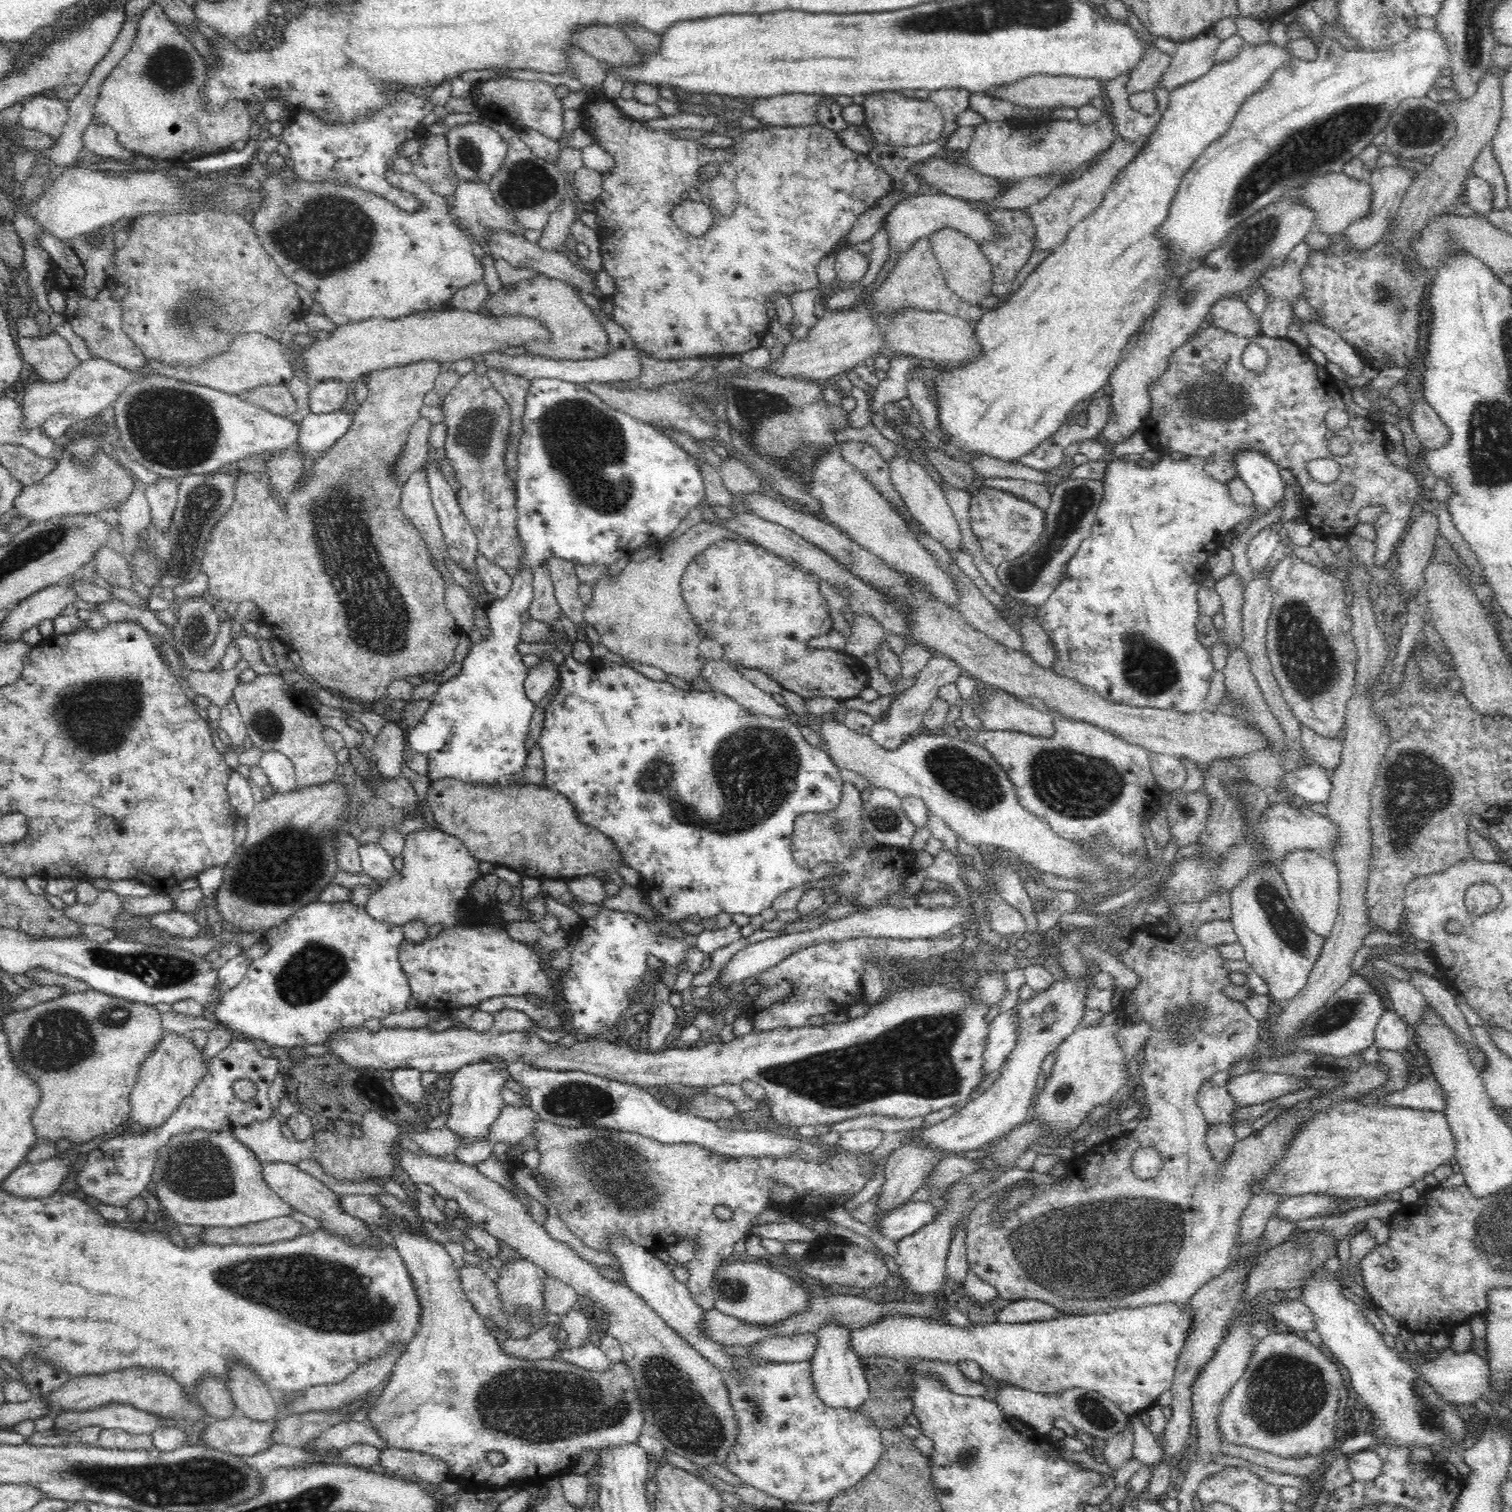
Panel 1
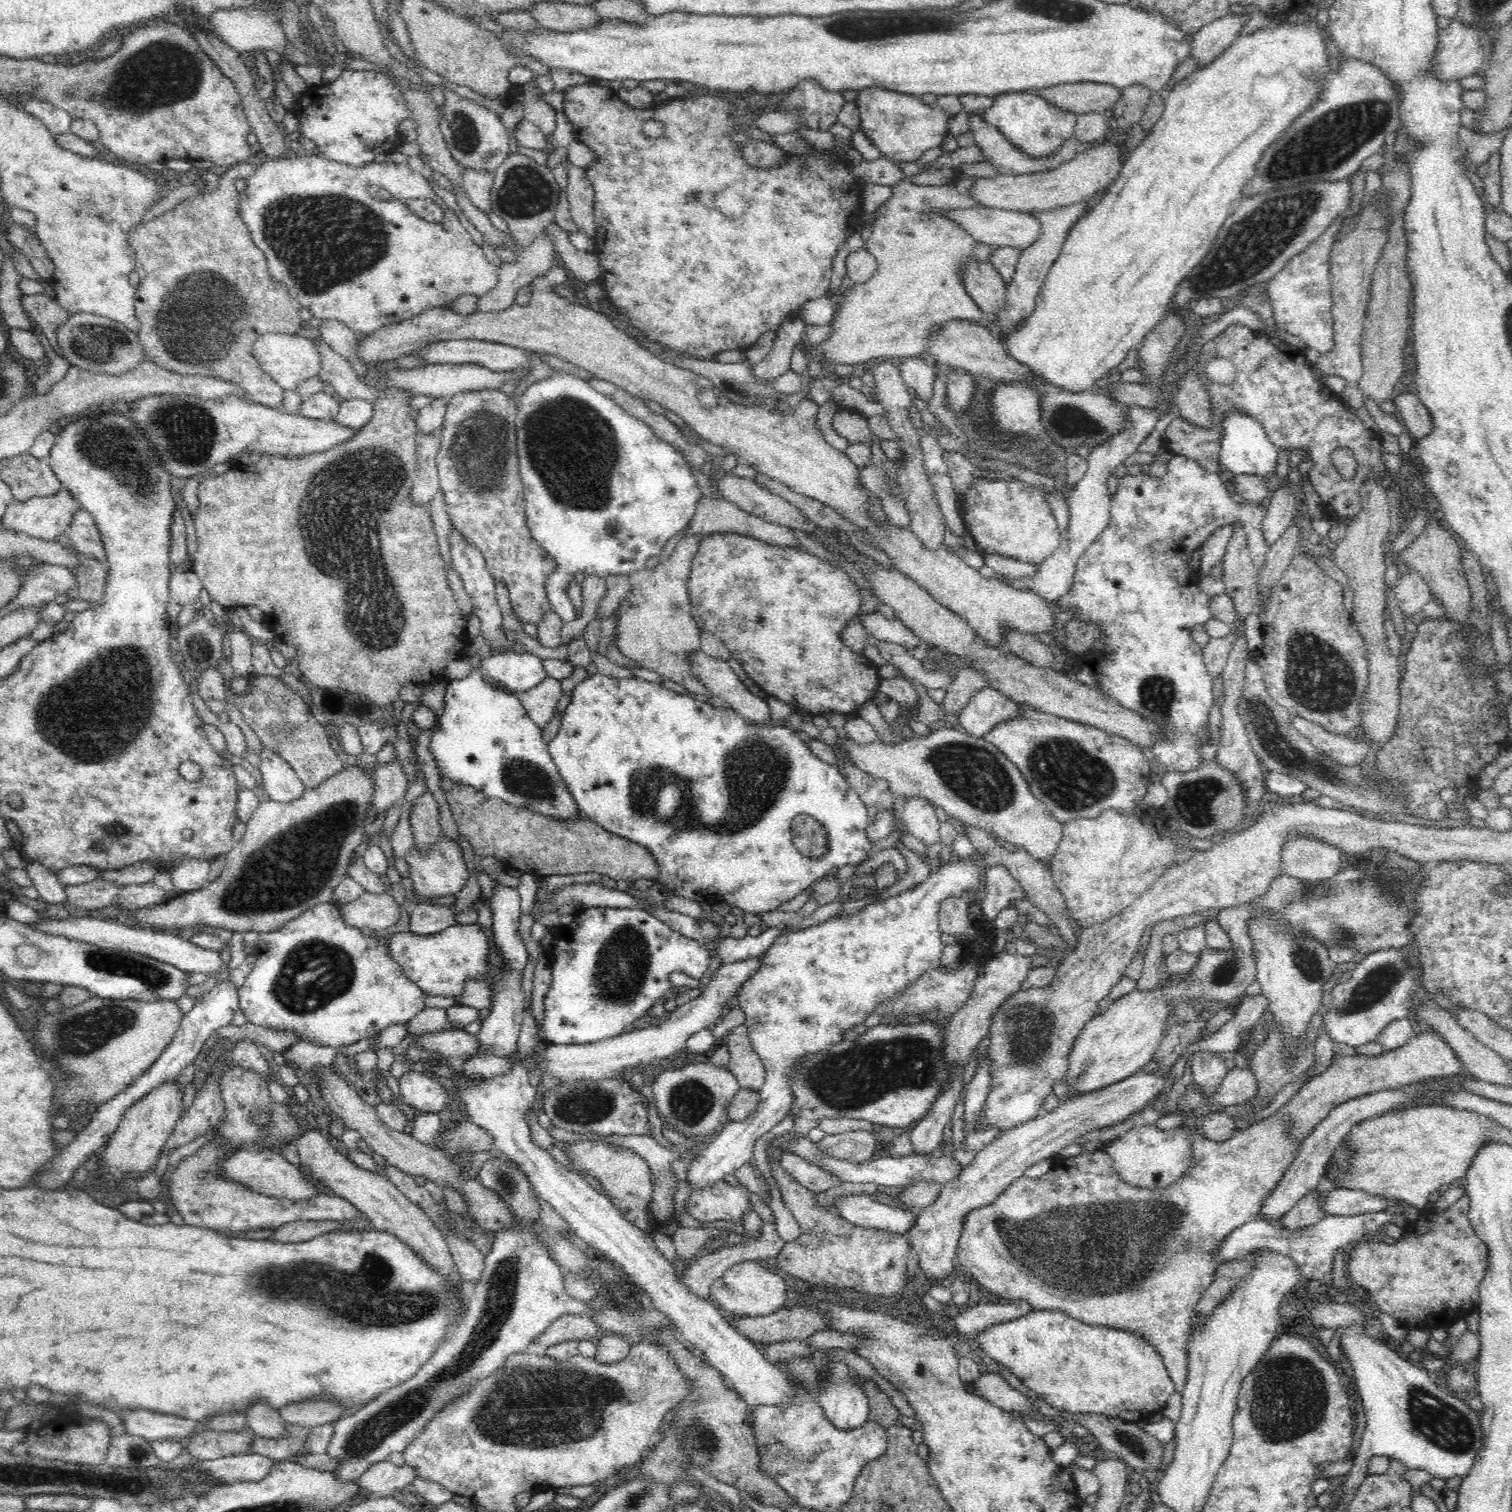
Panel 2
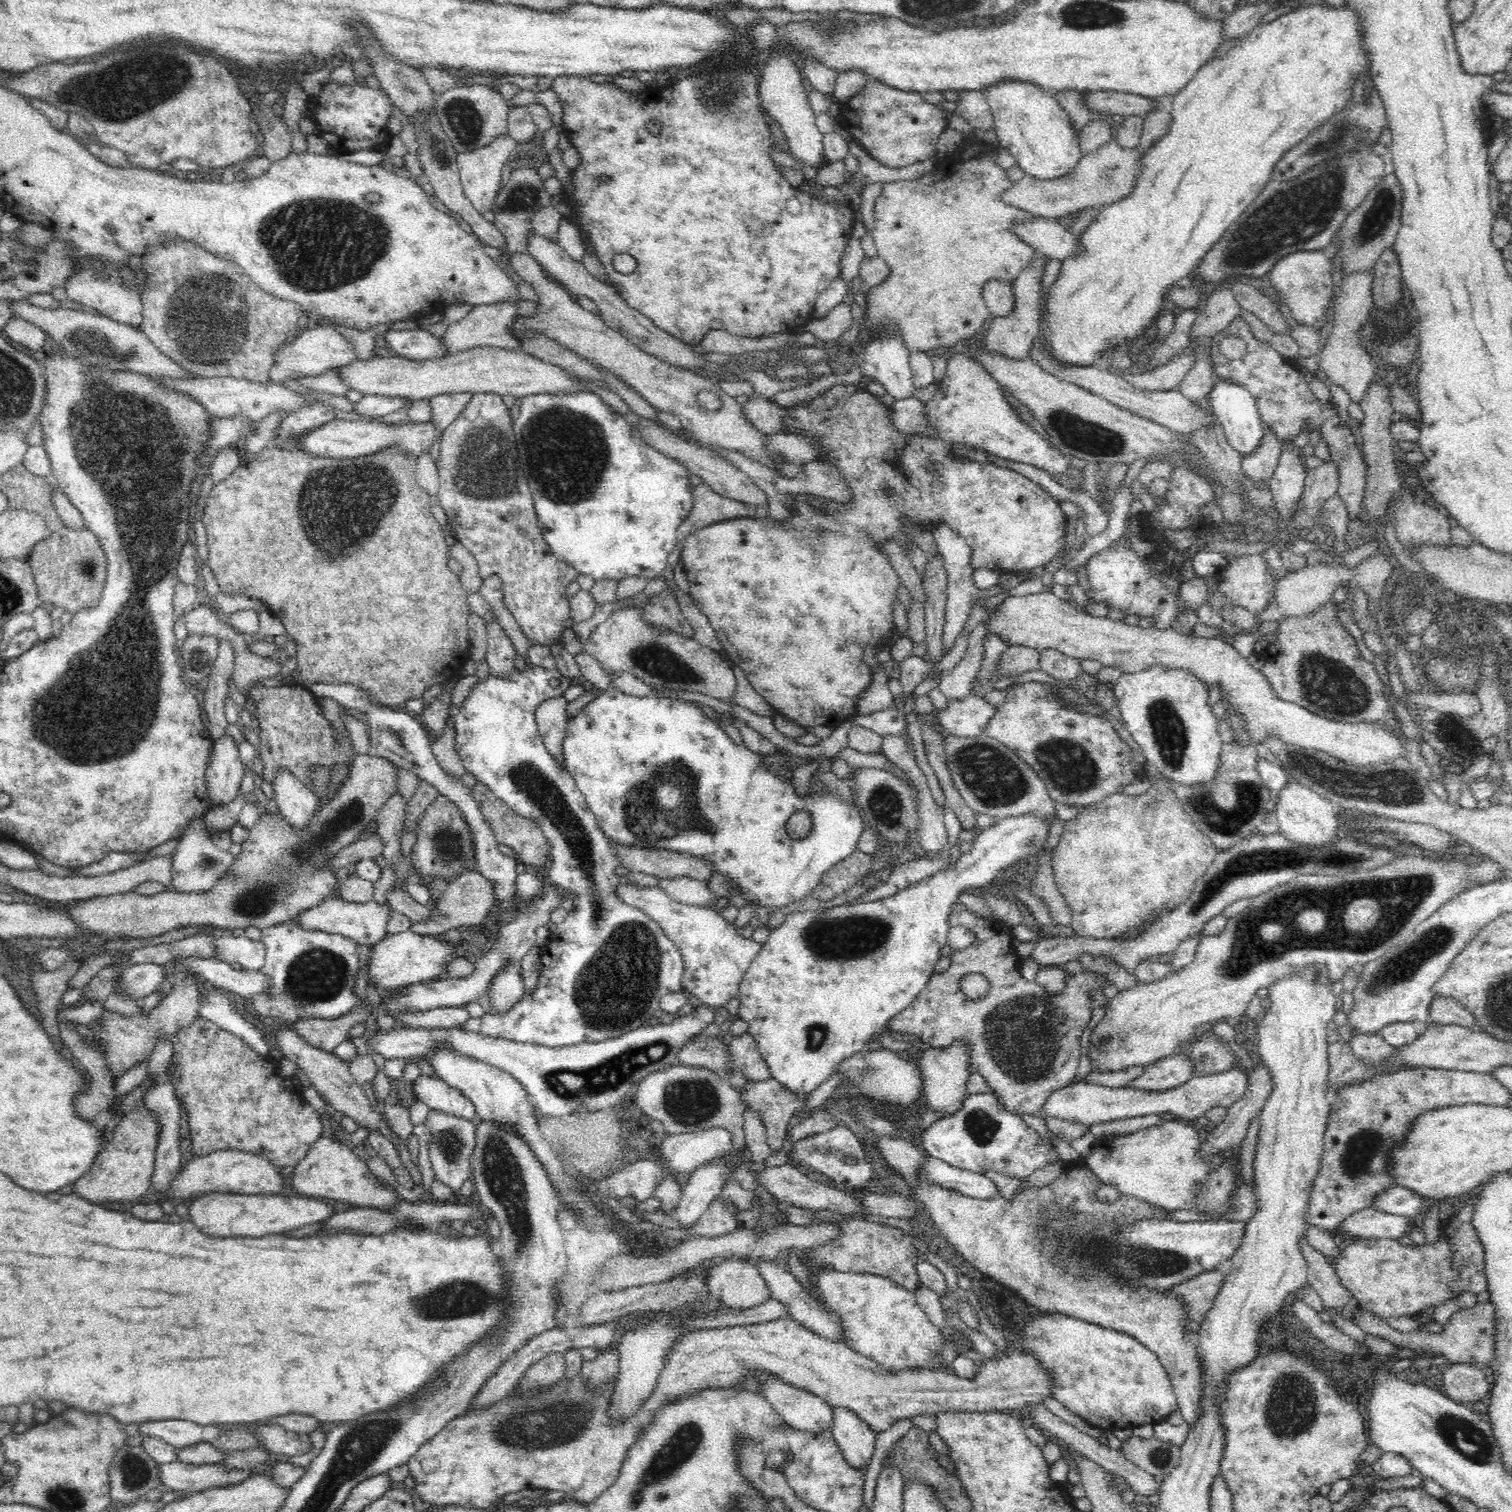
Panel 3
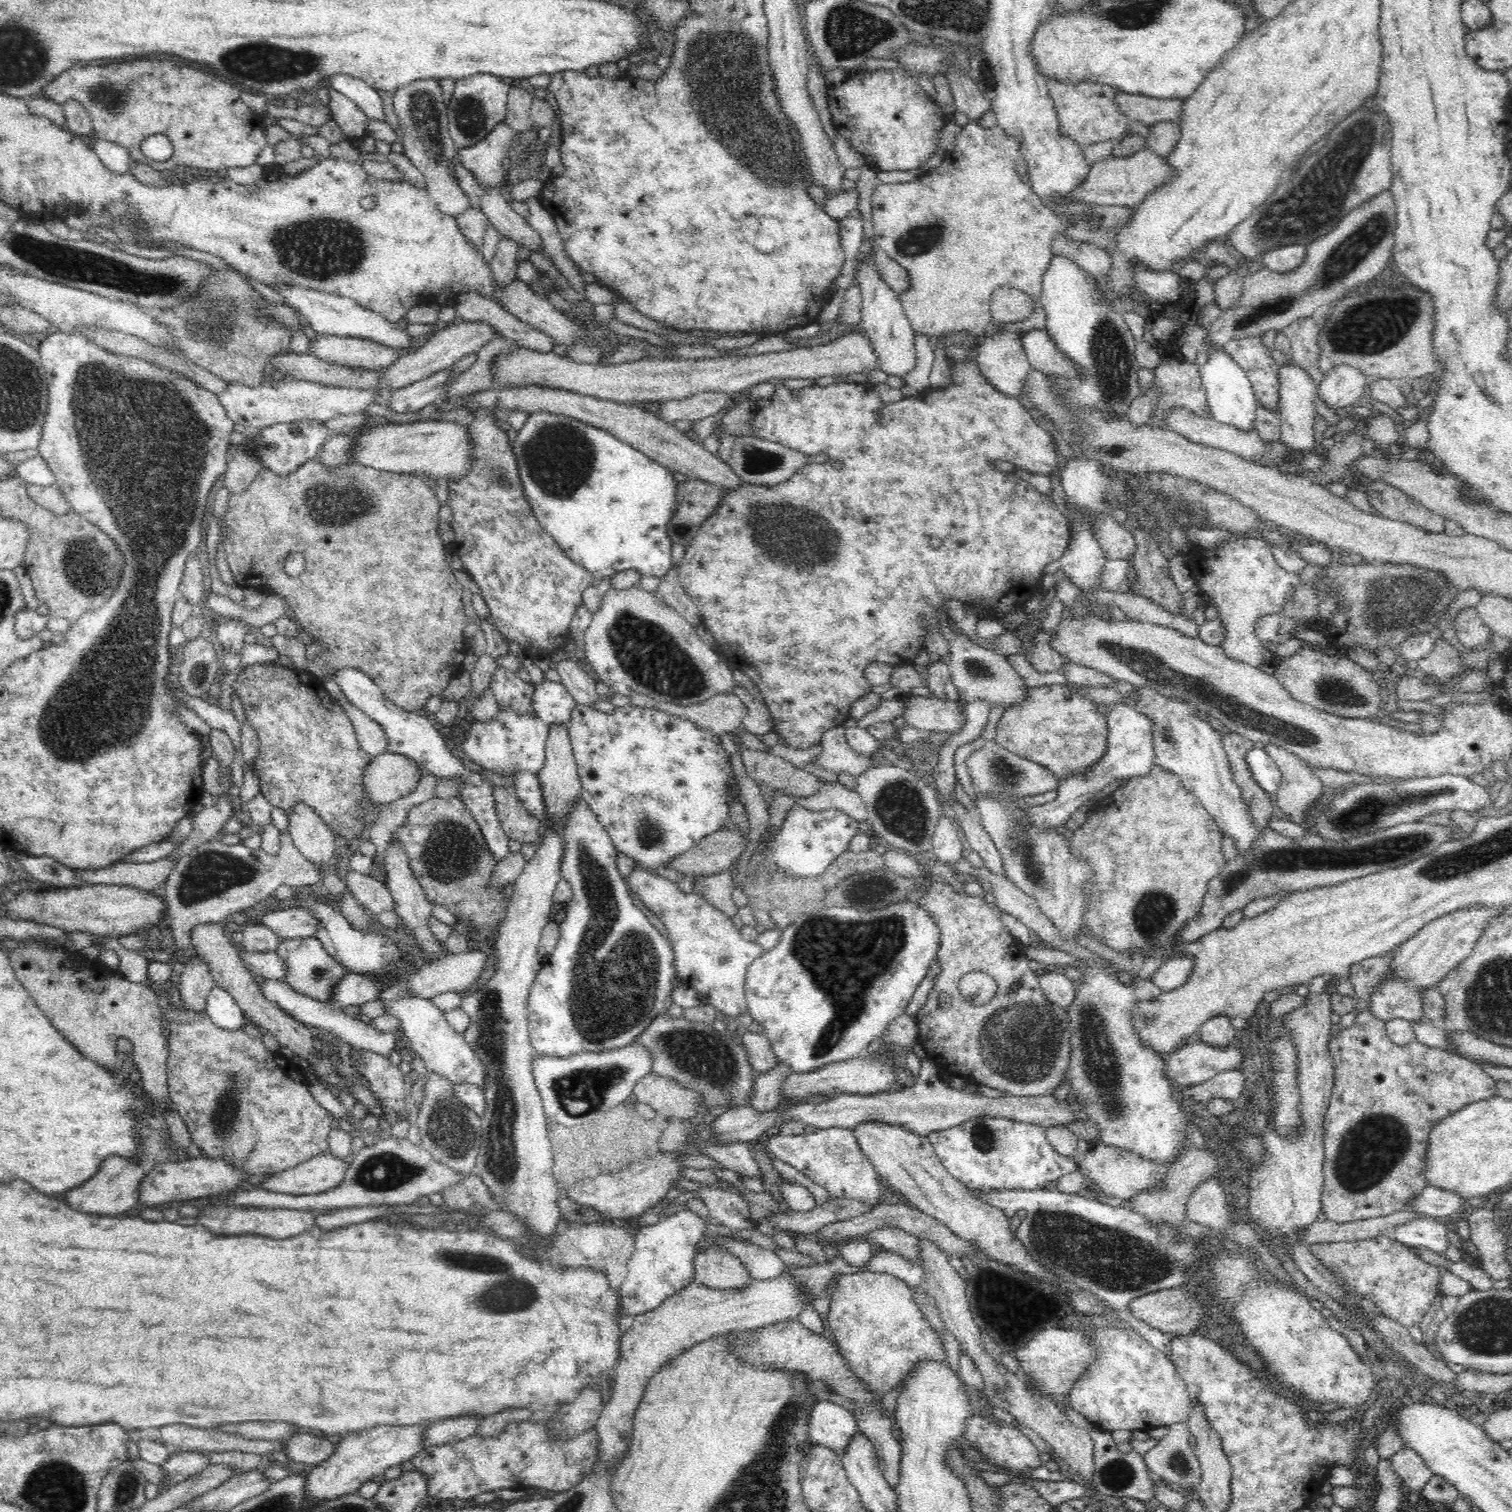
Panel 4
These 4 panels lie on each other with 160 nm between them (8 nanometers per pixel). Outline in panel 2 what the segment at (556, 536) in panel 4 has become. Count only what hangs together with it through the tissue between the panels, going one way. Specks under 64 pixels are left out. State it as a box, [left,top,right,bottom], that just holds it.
[515,372,702,622]

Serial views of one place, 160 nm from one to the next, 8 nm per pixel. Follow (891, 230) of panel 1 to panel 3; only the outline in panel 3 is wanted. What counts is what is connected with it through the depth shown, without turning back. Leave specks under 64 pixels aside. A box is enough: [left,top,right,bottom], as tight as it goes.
[1012,217,1082,260]

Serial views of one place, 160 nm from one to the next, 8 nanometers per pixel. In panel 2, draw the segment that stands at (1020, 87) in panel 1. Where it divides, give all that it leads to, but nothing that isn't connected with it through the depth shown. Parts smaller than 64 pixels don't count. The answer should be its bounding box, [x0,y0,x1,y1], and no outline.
[1035,82,1123,115]

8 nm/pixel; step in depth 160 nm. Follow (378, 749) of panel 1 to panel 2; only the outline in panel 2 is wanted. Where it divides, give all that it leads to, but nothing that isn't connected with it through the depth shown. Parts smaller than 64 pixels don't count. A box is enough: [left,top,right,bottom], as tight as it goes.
[374,758,409,818]

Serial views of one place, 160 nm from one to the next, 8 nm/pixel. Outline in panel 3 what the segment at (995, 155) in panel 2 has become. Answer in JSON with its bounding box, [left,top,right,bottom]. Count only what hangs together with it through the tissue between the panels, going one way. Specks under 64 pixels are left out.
[955,90,995,129]

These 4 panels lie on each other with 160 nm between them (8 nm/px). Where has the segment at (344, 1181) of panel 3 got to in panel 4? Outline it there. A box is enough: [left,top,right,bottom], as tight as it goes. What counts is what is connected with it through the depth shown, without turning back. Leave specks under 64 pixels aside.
[262,1150,348,1195]

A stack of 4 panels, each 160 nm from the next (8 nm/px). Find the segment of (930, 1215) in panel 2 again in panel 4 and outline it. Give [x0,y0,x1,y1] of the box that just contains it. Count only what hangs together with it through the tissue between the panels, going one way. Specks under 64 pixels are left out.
[1164,1038,1244,1089]

